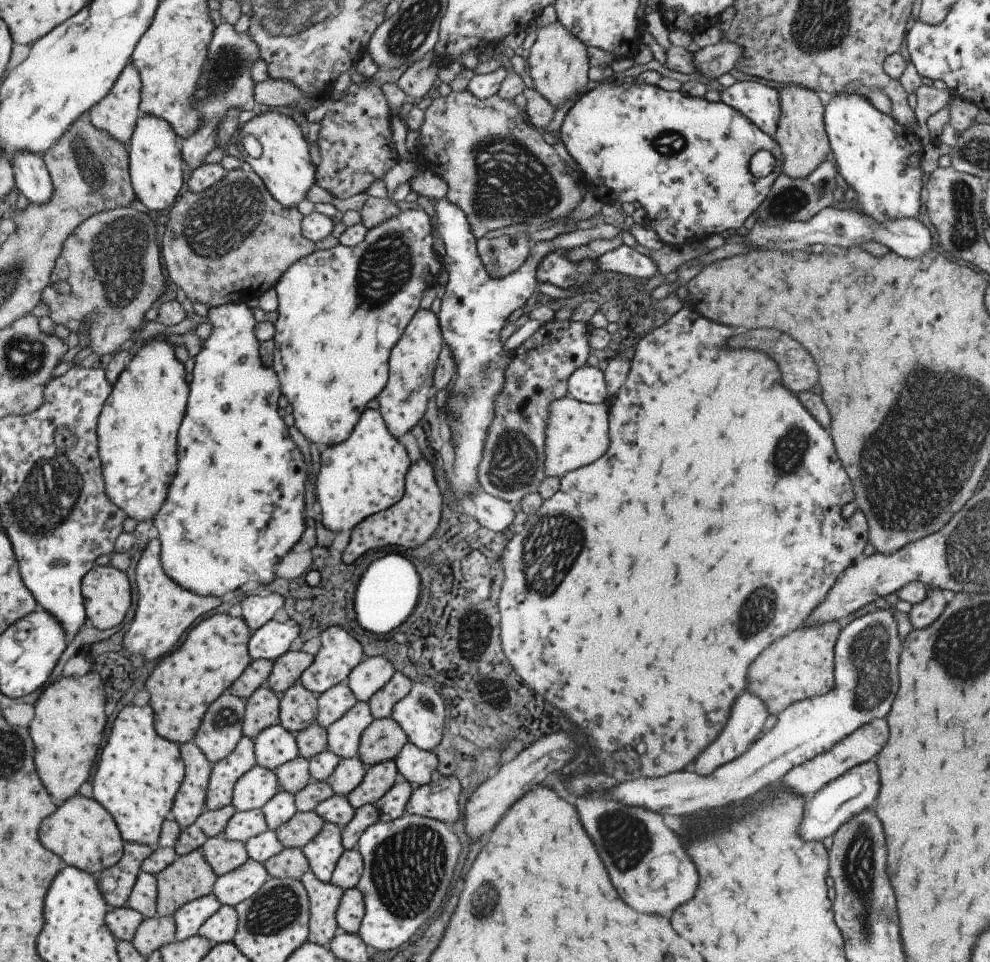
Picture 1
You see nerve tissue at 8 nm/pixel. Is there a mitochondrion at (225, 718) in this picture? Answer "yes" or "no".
yes

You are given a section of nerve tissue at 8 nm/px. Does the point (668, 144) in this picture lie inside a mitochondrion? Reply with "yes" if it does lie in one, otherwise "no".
yes

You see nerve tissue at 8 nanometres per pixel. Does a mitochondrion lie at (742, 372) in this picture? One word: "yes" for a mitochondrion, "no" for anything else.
no

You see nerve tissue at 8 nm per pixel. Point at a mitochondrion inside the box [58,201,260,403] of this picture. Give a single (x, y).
(119, 252)

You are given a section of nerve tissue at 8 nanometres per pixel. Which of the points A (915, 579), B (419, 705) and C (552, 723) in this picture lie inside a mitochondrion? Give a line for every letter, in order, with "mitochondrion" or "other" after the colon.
A: other
B: mitochondrion
C: other

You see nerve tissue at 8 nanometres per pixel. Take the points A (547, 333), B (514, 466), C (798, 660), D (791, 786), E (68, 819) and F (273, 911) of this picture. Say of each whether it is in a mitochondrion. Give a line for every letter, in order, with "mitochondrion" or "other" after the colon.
A: other
B: mitochondrion
C: other
D: other
E: other
F: mitochondrion

